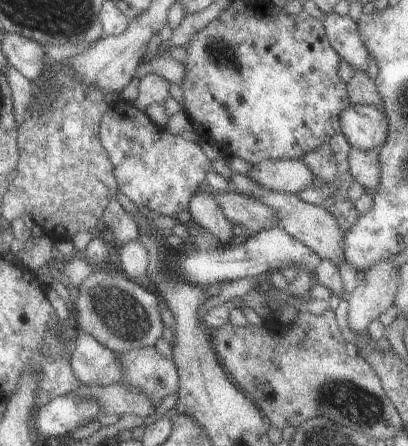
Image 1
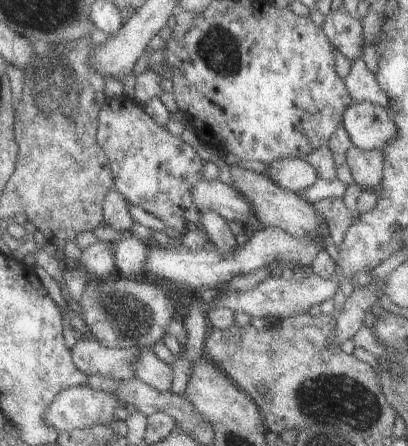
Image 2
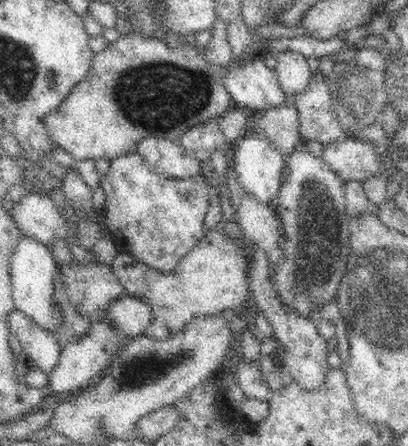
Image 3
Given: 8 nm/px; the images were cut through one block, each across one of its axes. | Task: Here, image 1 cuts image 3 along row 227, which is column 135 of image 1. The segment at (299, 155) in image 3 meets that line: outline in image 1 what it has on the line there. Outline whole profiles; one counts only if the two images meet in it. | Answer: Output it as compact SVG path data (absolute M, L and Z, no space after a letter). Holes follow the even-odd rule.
M93 270L91 276L81 282L75 296L77 330L117 354L153 348L161 338L161 330L165 328L159 318L157 302L159 296L151 294L145 282L129 280L123 274L109 274L107 270Z

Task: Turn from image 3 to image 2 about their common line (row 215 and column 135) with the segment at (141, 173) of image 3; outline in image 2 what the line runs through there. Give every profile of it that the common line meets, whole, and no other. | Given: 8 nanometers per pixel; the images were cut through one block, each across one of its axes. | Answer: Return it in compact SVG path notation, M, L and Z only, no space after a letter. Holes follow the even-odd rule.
M123 94L105 98L105 104L97 114L95 140L109 162L113 190L117 190L129 206L139 206L175 234L183 234L181 228L187 224L183 212L193 208L189 190L203 178L203 160L199 160L189 142L183 142L167 128L157 126L151 116L143 112L143 106Z

